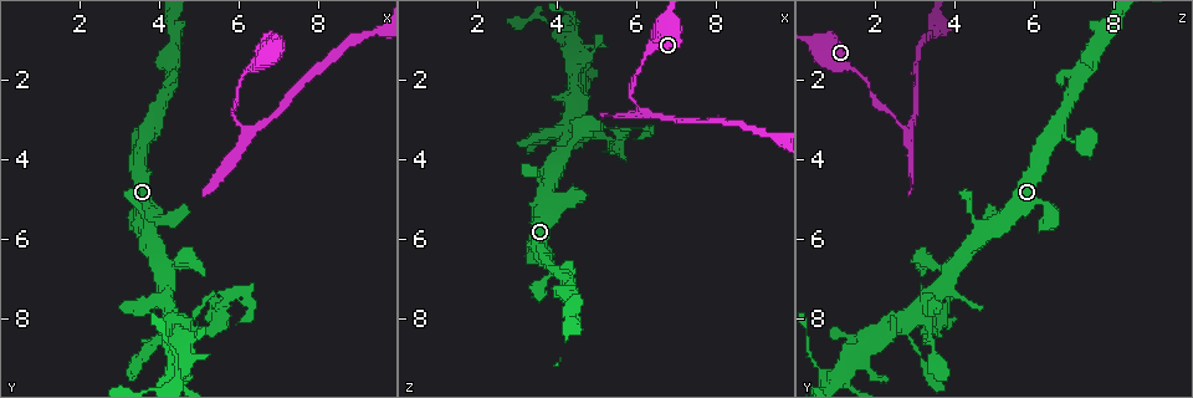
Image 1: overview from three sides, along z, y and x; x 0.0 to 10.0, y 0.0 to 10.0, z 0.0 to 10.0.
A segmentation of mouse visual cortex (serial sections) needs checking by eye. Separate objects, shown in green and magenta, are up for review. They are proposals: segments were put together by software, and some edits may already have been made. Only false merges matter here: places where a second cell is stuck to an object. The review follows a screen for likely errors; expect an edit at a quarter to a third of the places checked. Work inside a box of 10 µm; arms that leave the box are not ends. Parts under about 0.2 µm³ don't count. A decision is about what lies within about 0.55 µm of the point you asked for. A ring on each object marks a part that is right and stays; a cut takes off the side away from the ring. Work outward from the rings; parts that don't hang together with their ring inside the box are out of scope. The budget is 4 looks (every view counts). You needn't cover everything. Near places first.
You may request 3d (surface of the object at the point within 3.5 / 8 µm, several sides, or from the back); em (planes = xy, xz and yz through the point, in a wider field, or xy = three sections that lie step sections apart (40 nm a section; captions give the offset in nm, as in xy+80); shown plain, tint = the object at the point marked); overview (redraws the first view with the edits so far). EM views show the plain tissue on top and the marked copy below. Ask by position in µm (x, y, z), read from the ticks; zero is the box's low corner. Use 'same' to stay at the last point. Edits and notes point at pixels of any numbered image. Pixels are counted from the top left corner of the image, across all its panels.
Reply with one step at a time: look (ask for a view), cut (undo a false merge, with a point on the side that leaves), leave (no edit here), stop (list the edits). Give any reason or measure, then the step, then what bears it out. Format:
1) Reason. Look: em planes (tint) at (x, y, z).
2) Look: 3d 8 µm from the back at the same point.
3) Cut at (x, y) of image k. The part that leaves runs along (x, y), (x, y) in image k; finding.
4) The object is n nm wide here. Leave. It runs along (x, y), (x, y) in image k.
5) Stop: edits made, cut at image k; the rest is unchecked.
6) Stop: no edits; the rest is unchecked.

Sharp bend. Look: 3d 3.5 µm at (6.15, 3.35, 2.75).

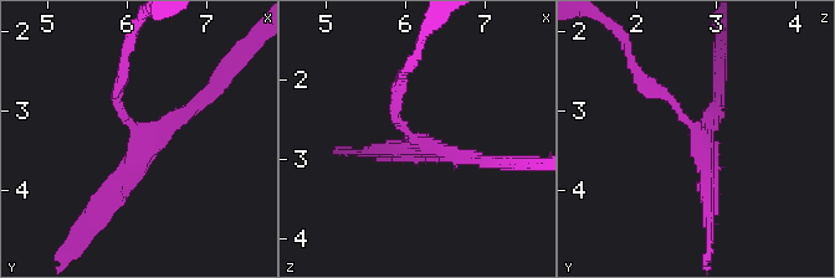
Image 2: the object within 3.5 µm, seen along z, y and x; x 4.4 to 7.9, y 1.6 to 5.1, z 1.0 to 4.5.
Look: em xy step 1 (tint) at (6.15, 3.30, 2.80).

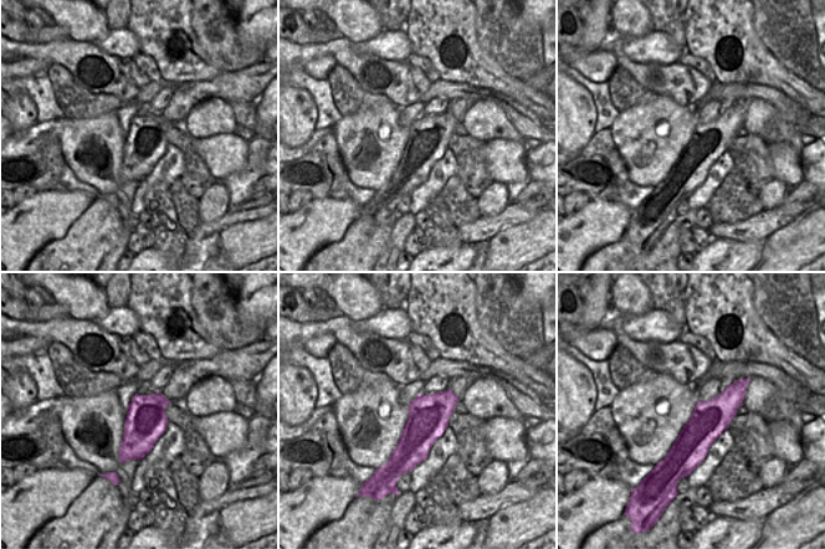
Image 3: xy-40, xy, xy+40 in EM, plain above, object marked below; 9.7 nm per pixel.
The object is 400 nm wide here. Leave. It runs along (741, 383), (695, 439), (688, 465) in image 3; continuous, no second cell.

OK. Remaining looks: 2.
Look: 3d 3.5 µm at (3.95, 8.65, 3.40).

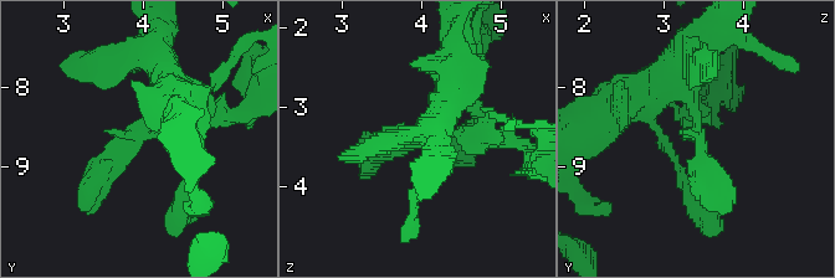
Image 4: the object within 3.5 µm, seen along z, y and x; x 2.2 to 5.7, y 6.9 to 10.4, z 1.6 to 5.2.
Cut at (101, 163) of image 4. A second cell is stuck on.

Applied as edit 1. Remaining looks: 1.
Stop: edits made, cut at image 4; the rest is unchecked.

